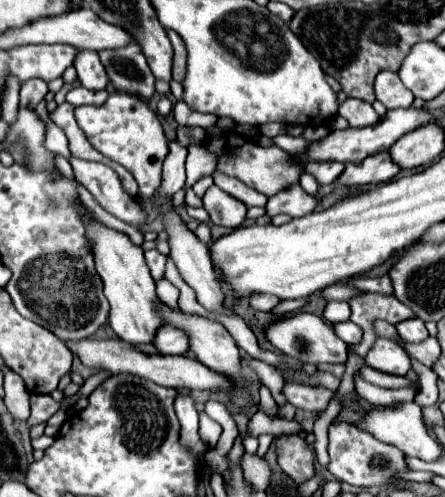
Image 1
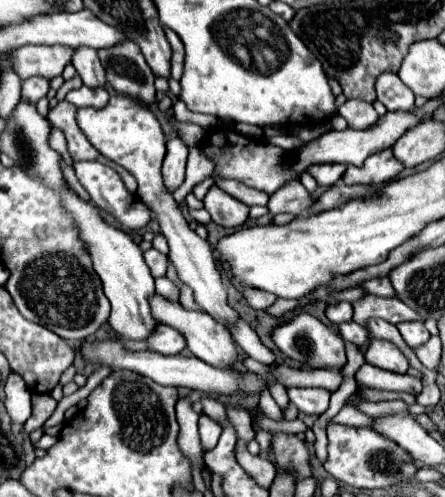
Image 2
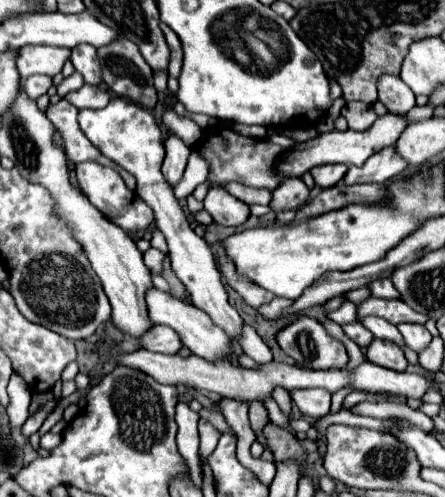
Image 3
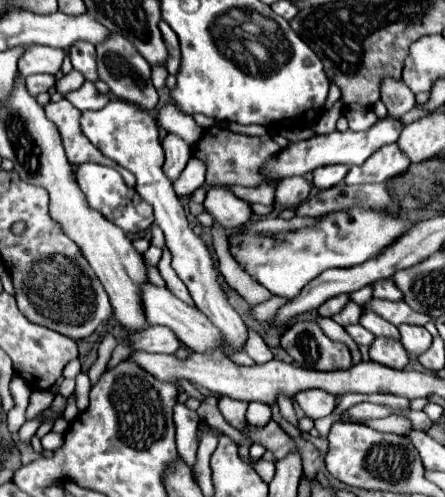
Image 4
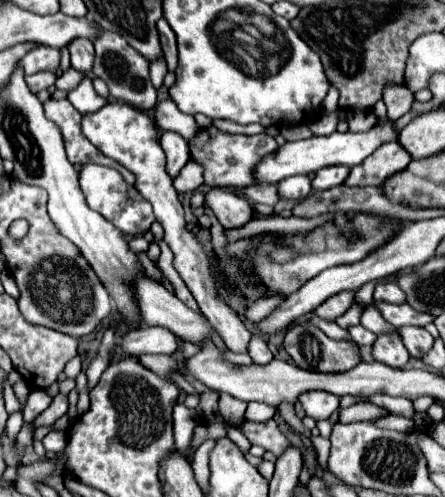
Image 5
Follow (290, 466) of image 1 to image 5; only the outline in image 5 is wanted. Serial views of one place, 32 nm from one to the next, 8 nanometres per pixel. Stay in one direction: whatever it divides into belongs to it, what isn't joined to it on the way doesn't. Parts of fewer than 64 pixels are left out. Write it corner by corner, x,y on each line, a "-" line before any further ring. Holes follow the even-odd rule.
244,420
236,428
250,440
250,444
262,446
264,450
270,450
274,456
280,456
290,444
274,420
268,420
268,422

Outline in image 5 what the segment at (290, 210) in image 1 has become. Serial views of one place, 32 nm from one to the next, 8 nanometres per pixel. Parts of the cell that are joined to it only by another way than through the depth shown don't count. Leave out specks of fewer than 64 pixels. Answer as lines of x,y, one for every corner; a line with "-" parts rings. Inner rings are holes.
292,176
292,178
286,178
278,184
278,190
280,190
280,198
282,200
302,200
310,194
312,186
310,186
310,178
308,176

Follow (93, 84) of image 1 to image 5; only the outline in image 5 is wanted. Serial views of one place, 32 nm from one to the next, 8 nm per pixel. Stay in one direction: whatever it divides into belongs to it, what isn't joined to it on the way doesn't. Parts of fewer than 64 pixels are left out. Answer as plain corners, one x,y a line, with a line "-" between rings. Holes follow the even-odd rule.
74,40
68,44
72,68
86,72
88,78
94,78
92,74
92,60
94,60
94,46
90,40

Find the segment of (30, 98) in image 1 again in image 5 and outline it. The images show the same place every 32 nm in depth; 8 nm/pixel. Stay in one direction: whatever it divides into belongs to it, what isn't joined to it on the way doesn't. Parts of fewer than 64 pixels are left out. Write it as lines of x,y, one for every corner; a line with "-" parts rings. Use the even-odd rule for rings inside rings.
36,72
32,76
26,76
26,82
32,88
32,92
40,92
56,82
56,72

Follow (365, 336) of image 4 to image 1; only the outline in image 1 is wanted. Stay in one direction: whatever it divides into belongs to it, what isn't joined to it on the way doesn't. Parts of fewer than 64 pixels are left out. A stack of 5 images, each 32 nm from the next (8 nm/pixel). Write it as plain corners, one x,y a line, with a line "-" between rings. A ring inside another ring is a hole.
352,322
334,324
334,330
346,344
360,344
360,340
364,336
364,332
360,332
360,328
356,328
356,324
352,324

